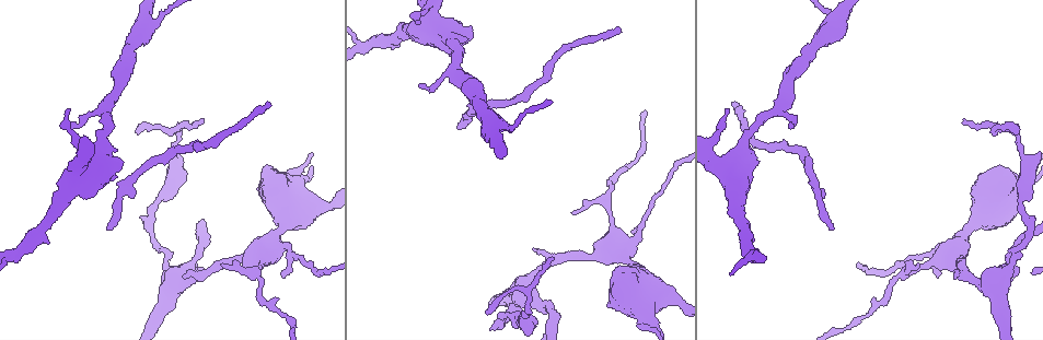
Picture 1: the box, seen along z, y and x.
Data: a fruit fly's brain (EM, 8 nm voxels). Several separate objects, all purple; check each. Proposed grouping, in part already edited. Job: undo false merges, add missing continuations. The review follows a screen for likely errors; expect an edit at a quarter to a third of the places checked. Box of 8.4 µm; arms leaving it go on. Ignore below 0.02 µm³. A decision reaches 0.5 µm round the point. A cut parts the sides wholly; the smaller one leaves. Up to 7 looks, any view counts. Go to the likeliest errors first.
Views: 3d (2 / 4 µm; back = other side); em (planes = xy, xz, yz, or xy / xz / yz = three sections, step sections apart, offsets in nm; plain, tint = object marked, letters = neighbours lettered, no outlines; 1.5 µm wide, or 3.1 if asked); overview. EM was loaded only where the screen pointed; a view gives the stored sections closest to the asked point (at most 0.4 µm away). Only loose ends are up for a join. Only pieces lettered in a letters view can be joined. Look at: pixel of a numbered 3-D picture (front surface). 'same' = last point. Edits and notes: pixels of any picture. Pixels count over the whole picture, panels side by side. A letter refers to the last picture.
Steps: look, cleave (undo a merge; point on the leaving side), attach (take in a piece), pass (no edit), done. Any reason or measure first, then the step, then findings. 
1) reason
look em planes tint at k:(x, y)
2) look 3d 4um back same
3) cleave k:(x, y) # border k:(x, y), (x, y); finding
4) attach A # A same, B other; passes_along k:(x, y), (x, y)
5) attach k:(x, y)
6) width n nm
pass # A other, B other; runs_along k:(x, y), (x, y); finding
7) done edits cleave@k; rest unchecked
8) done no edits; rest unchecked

look 3d 4um at 1:(107, 230)

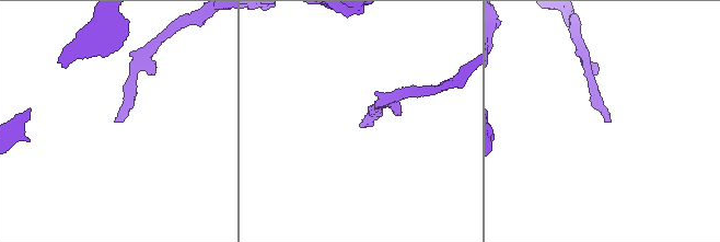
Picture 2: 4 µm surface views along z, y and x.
look em xz step 4 letters at 2:(359, 126)

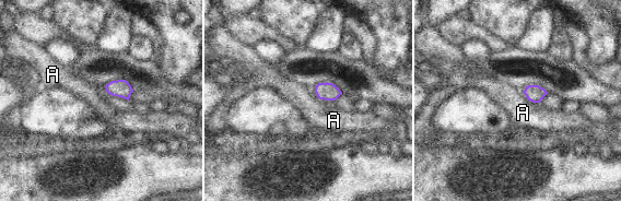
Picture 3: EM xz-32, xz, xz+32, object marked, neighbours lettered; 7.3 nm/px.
another direction
look em planes letters same

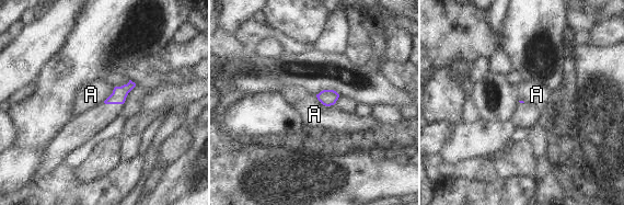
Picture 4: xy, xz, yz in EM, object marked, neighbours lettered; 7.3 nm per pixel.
pass # A other; border 4:(315, 95), (323, 104), (333, 105); none of them fits

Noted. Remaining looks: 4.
thin end
look 3d 4um at 1:(270, 104)

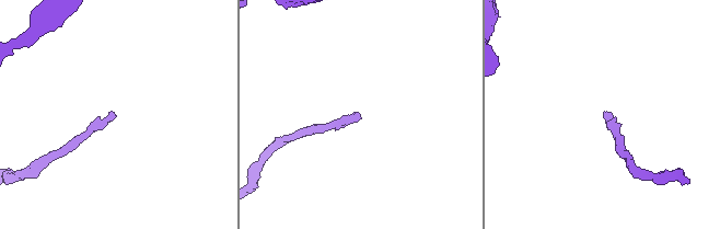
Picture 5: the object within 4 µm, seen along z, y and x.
look em planes letters at 5:(611, 113)

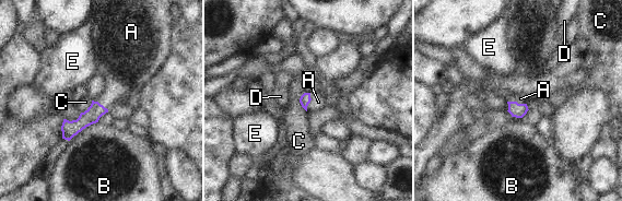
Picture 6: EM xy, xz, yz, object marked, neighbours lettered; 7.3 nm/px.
longest_contact B 260 nm
attach A # A same, B other, C other, D other, E other; passes_along 6:(518, 110), (516, 102), (520, 98); the cell continues

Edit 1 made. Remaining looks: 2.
done edits attach@6; rest unchecked

